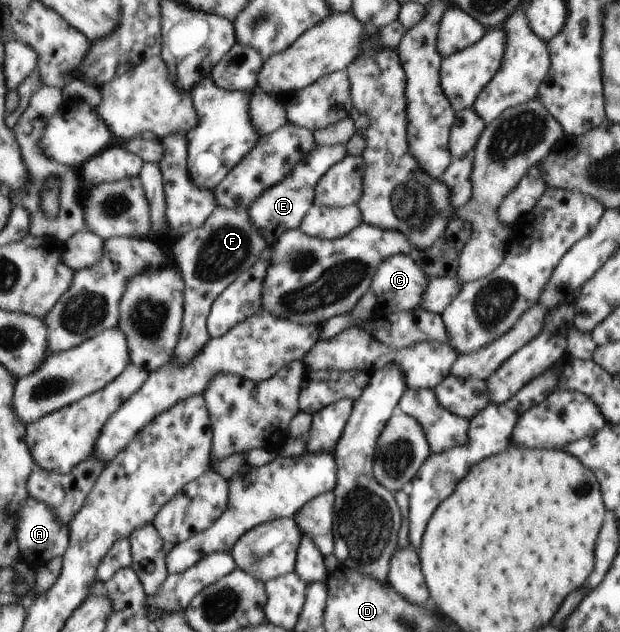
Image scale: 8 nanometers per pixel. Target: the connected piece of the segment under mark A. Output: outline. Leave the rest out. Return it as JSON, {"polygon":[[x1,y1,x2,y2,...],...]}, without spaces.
{"polygon":[[32,497,23,503,19,511,16,535,21,547,22,559,33,566,45,565,54,558,63,557,71,542,71,532,60,523,53,508]]}

